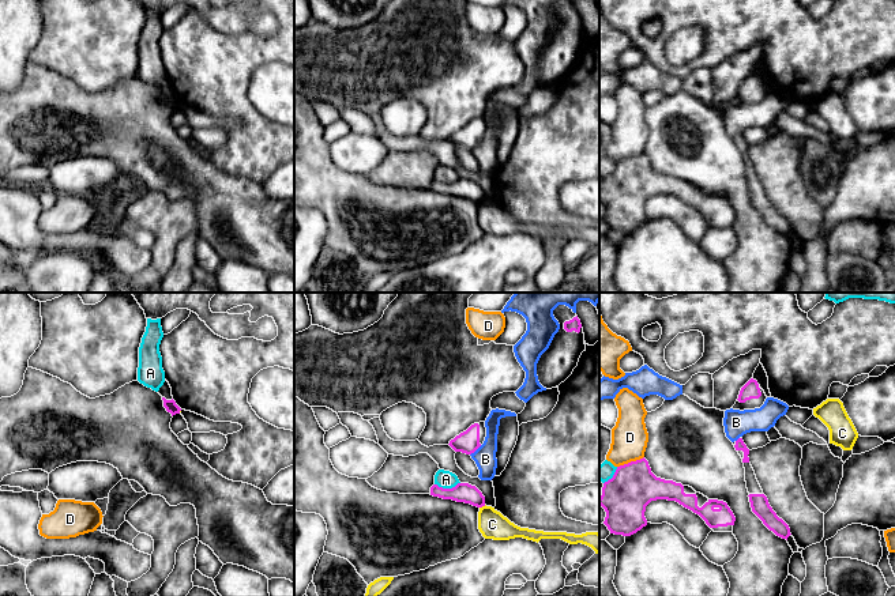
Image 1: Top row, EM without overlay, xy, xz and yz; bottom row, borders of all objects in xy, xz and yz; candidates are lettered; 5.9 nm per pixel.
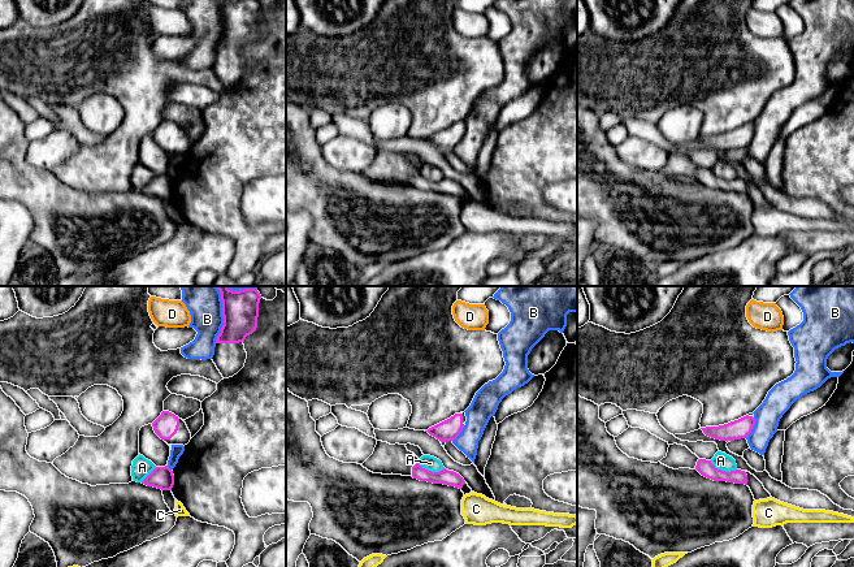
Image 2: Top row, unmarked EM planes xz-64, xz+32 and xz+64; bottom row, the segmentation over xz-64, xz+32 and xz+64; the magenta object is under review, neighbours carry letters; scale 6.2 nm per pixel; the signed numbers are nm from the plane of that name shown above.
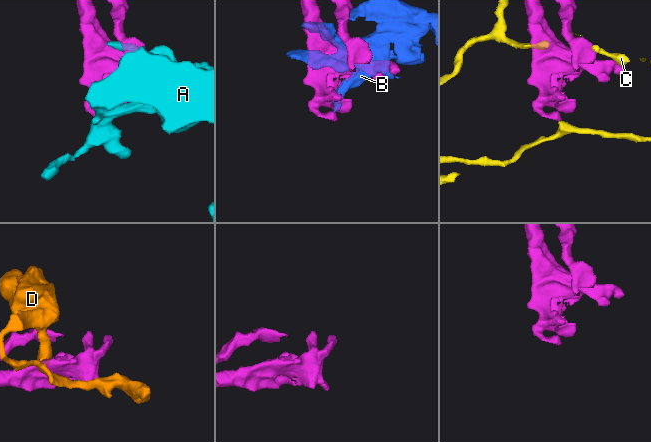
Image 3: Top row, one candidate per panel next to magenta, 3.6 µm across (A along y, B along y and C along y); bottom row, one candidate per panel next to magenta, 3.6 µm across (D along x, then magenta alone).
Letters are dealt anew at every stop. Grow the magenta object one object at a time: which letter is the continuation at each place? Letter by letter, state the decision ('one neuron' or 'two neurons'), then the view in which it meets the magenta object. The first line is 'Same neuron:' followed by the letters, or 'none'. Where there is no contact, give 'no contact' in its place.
Same neuron: none
A: two neurons | xz
B: two neurons | xz
C: two neurons | xz
D: two neurons | yz

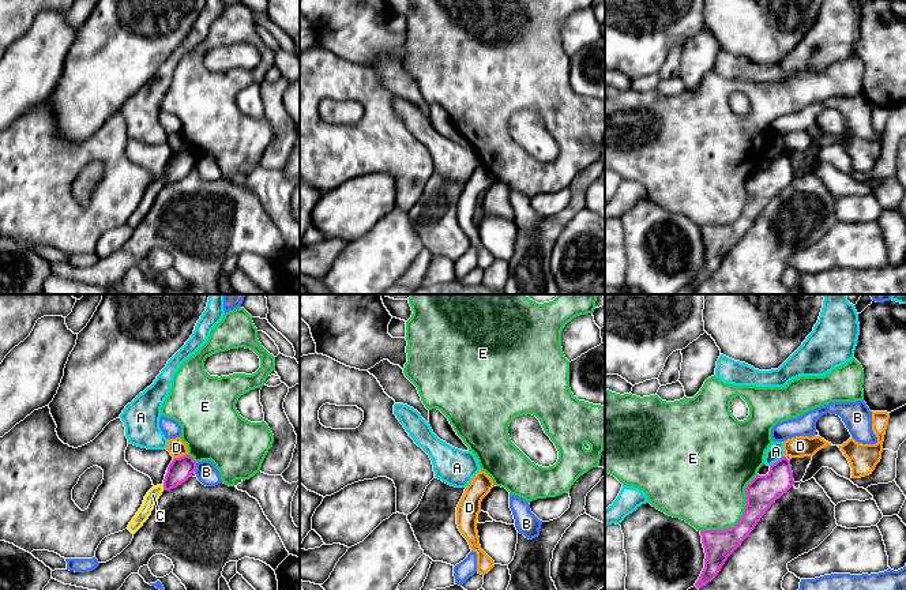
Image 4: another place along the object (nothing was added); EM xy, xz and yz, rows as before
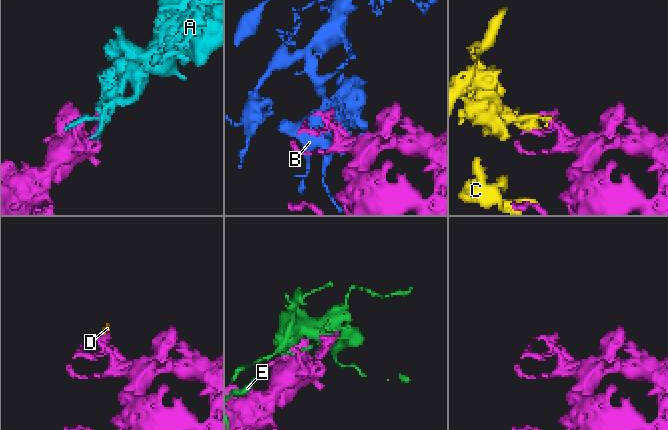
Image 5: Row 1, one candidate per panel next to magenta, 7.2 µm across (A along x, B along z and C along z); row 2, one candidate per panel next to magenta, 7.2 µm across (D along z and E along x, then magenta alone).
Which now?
Same neuron: none
A: two neurons | yz
B: two neurons | xy
C: two neurons | xy
D: two neurons | xy
E: two neurons | yz

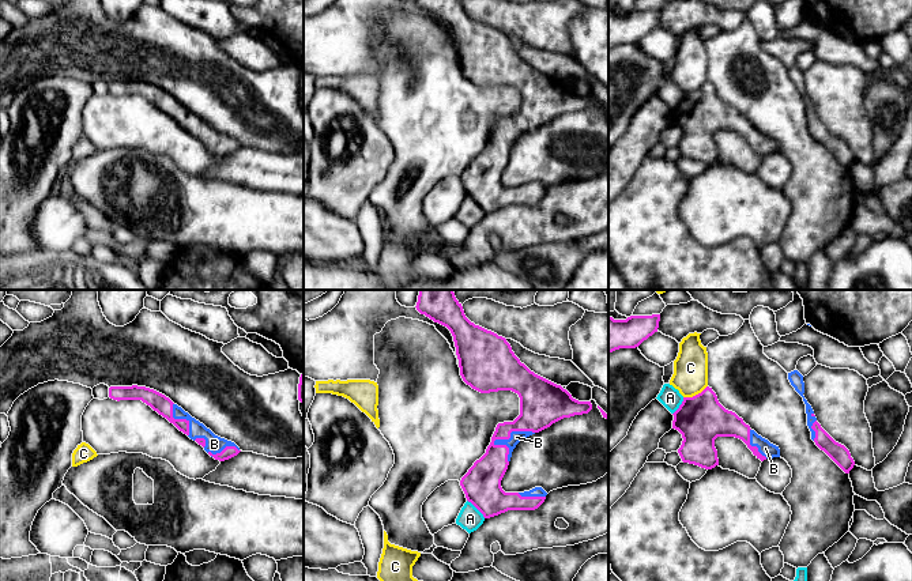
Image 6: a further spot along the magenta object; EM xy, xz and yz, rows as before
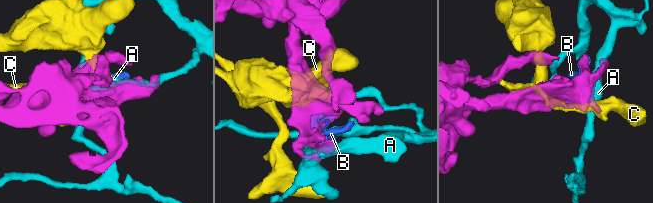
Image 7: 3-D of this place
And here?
Same neuron: B
A: two neurons | xz
B: one neuron | xz
C: two neurons | yz

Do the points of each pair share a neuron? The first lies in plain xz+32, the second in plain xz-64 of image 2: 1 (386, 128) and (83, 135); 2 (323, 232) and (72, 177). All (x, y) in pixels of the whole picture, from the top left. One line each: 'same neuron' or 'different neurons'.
1: different neurons
2: different neurons

